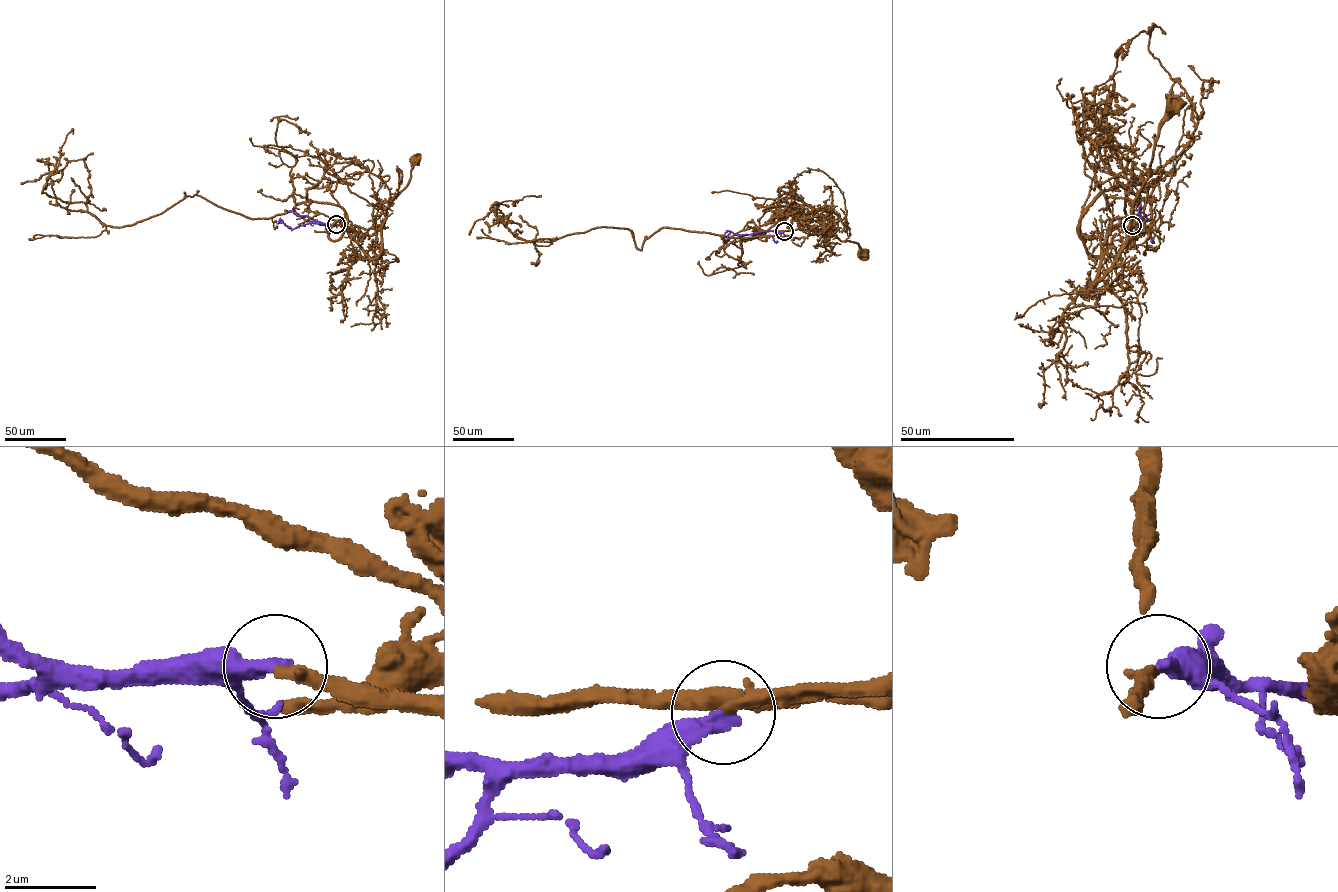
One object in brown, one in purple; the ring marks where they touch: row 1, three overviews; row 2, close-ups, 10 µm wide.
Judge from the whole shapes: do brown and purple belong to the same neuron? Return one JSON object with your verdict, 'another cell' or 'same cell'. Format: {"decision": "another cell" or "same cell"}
{"decision": "same cell"}

